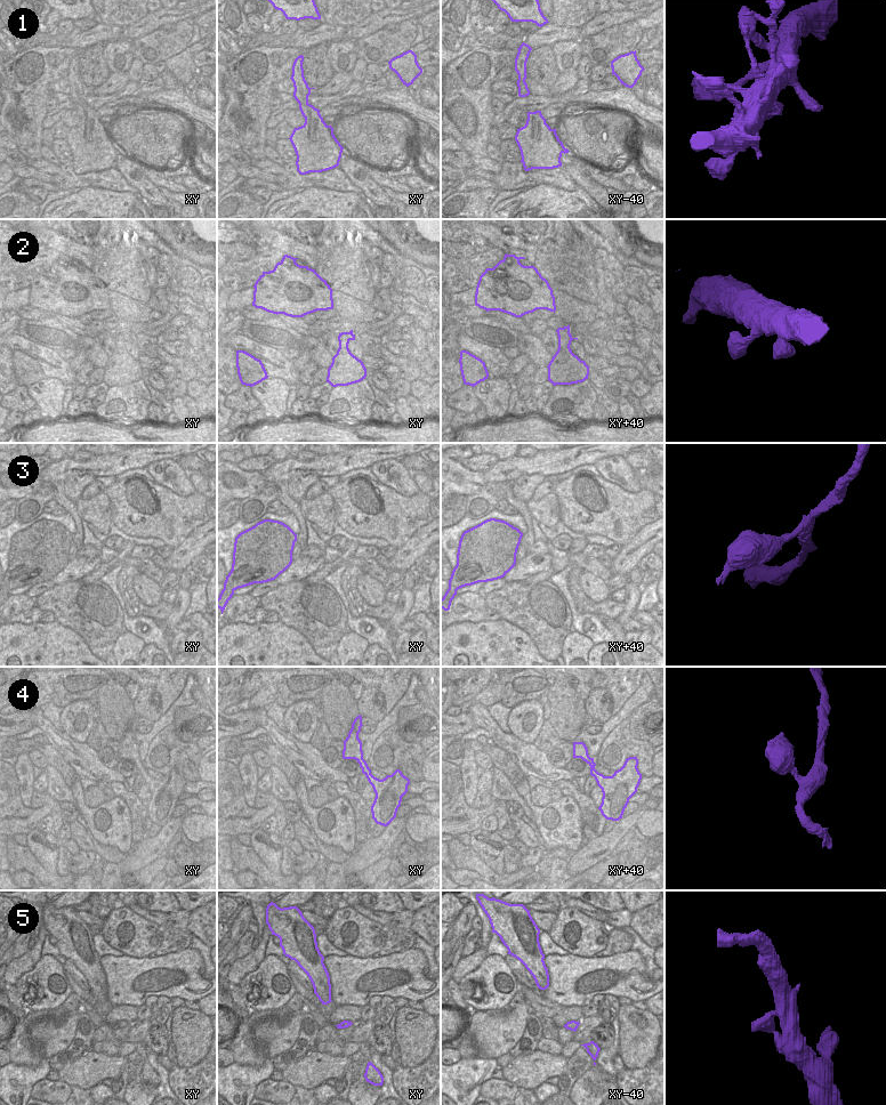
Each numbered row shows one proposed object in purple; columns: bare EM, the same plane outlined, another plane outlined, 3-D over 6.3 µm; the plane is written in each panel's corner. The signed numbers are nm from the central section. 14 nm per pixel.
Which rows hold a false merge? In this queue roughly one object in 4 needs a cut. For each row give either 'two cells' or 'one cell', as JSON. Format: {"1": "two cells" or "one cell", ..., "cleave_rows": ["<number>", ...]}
{"1": "one cell", "2": "one cell", "3": "two cells", "4": "one cell", "5": "one cell", "cleave_rows": ["3"]}

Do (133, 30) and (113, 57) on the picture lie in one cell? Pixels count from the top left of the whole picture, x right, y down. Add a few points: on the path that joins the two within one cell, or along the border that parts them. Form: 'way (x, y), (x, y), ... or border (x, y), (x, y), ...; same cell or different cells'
border (120, 39), (128, 39), (130, 41); different cells

